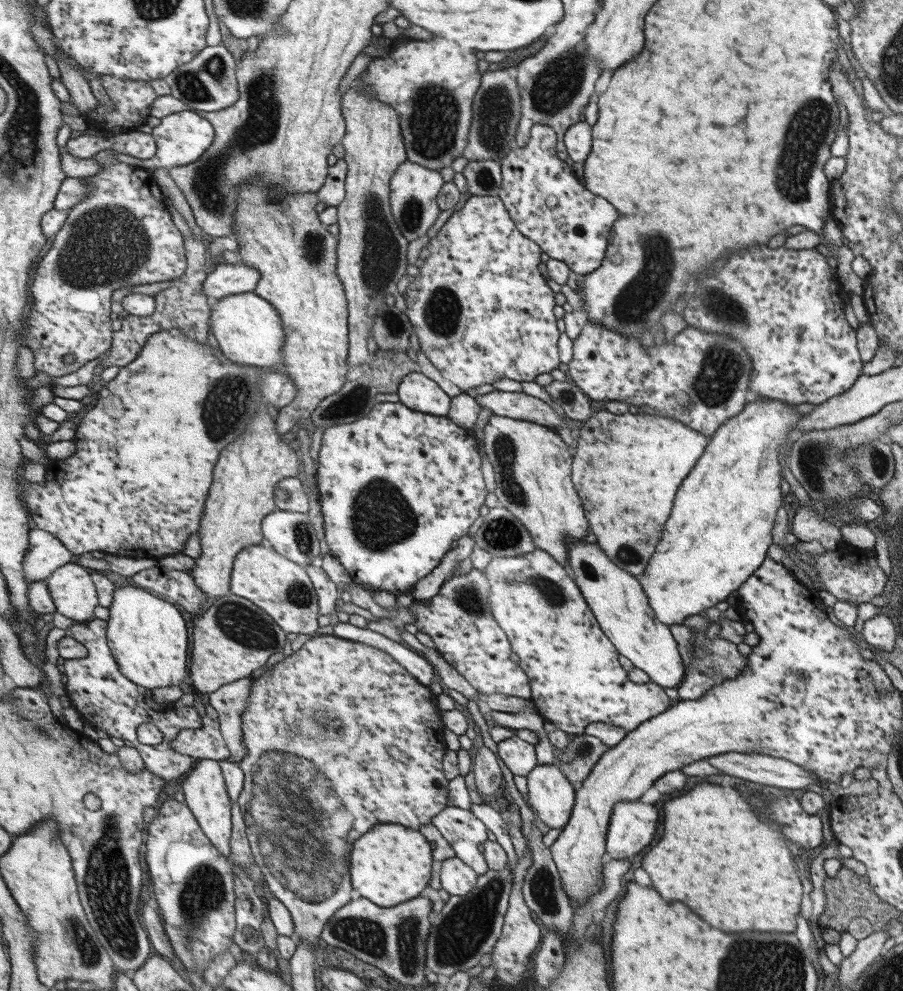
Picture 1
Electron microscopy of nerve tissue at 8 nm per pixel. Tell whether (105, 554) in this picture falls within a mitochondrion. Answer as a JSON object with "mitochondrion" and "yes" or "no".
{"mitochondrion":"no"}

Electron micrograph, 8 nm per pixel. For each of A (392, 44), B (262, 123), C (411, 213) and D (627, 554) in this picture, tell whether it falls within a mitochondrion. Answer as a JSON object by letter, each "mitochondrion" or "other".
{"A":"other","B":"mitochondrion","C":"mitochondrion","D":"mitochondrion"}

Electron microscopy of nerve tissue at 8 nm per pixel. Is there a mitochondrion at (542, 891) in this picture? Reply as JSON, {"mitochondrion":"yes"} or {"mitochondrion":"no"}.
{"mitochondrion":"yes"}

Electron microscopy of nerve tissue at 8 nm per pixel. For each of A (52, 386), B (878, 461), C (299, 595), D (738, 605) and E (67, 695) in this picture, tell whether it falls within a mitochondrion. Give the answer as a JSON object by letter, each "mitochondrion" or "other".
{"A":"other","B":"mitochondrion","C":"mitochondrion","D":"other","E":"other"}

